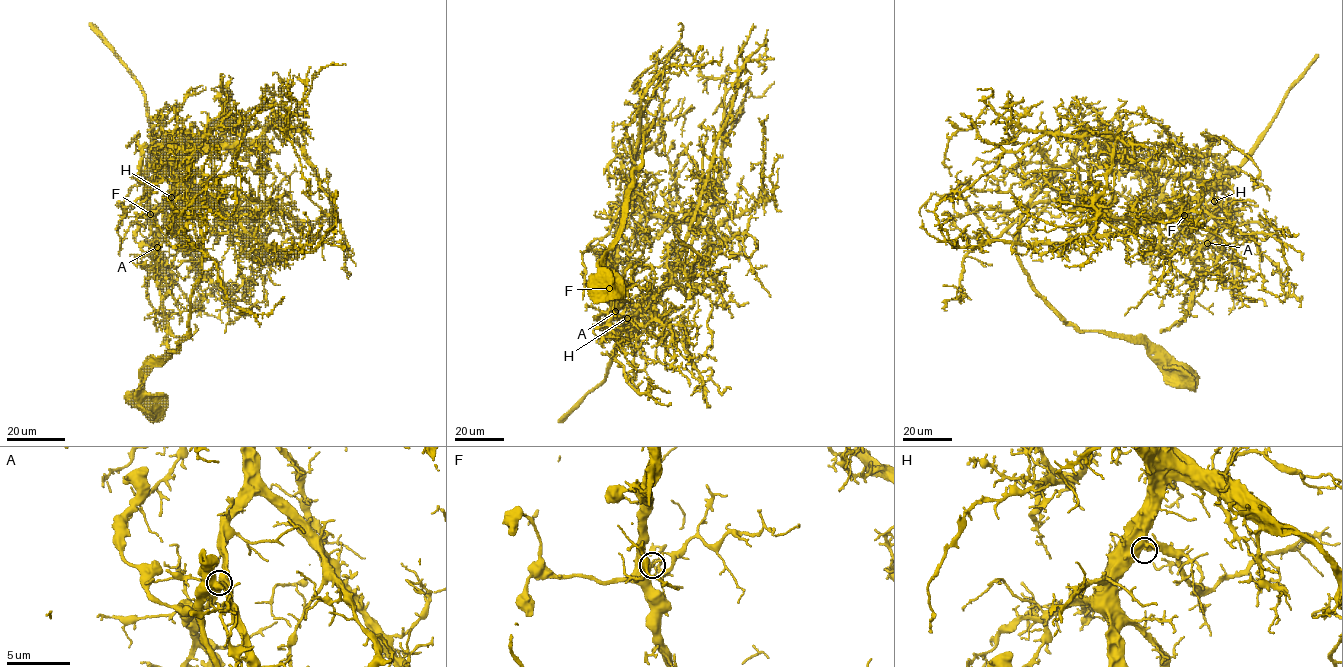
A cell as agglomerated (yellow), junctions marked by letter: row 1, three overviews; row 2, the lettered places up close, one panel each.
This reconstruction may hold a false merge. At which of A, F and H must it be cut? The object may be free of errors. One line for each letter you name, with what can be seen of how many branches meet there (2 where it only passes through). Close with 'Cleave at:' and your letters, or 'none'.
F: branches 3
Cleave at: F

